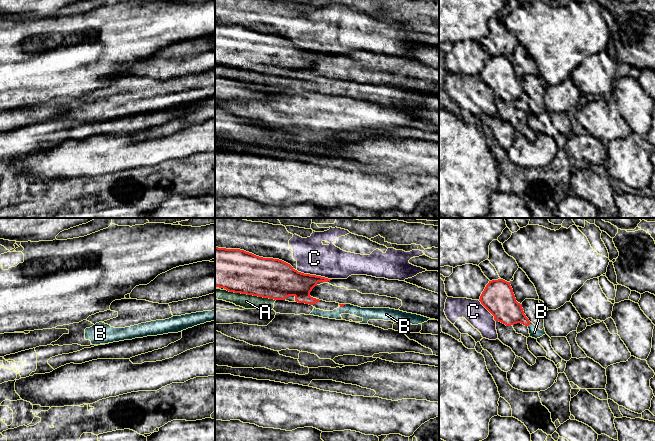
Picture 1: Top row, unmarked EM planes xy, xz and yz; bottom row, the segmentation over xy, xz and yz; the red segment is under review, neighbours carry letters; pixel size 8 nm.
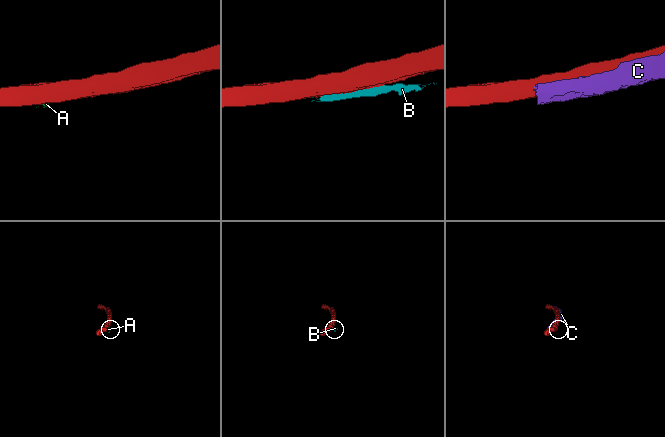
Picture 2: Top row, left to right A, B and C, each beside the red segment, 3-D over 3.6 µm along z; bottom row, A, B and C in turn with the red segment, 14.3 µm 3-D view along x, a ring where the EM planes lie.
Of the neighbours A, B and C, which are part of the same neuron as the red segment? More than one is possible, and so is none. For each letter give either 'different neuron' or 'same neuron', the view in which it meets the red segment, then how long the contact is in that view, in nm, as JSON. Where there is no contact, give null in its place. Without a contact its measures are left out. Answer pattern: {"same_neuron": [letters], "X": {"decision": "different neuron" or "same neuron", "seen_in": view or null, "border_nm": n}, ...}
{"same_neuron": [], "A": {"decision": "different neuron", "seen_in": "xz", "border_nm": 400}, "B": {"decision": "different neuron", "seen_in": "yz", "border_nm": 50}, "C": {"decision": "different neuron", "seen_in": "xz", "border_nm": 300}}

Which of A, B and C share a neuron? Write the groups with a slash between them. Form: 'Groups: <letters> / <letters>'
Groups: A B / C

